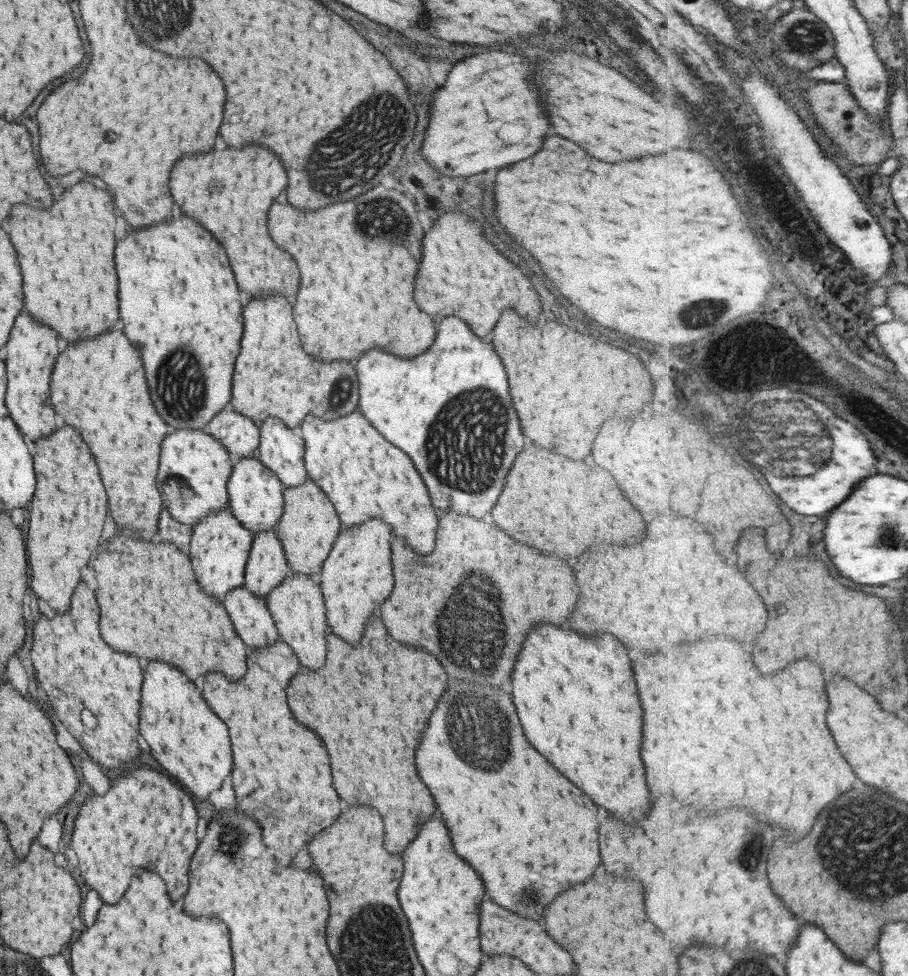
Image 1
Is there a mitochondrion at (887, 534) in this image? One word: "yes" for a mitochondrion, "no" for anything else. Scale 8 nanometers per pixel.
yes

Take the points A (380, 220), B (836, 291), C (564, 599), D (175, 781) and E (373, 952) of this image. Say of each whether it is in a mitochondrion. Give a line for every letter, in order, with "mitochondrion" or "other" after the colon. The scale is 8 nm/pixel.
A: mitochondrion
B: other
C: other
D: other
E: mitochondrion

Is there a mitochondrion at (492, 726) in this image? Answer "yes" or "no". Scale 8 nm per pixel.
yes

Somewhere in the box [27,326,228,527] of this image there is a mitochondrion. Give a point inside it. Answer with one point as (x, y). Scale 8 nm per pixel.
(179, 388)

